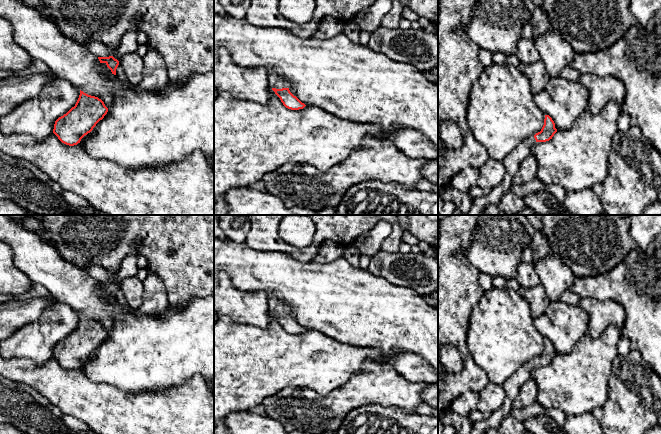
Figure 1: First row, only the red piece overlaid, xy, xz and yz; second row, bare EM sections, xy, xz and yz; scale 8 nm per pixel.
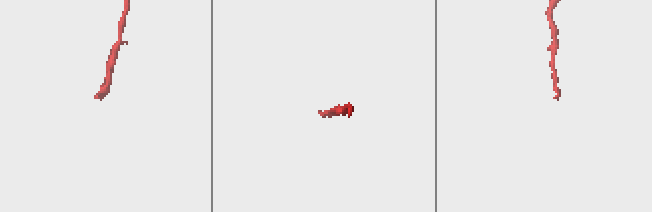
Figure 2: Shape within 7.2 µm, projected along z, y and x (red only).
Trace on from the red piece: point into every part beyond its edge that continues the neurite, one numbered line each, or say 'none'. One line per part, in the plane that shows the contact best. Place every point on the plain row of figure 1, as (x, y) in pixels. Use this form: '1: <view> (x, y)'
1: xz (276, 306)

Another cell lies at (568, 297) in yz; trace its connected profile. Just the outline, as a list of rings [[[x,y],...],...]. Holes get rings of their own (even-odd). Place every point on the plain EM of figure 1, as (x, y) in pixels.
[[[570,290],[565,291],[559,298],[560,301],[571,305],[578,305],[580,299],[581,297],[578,294],[573,293]]]

